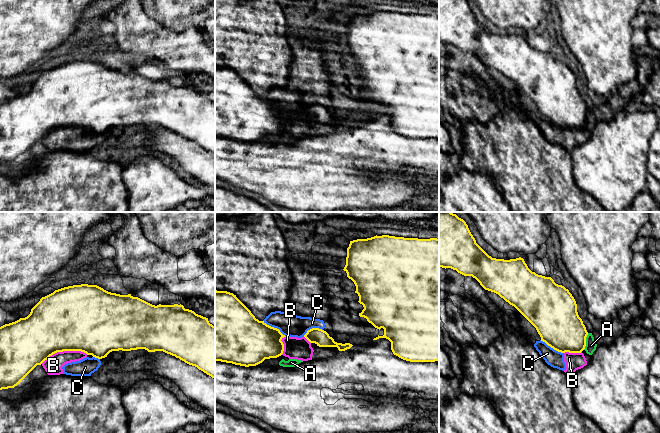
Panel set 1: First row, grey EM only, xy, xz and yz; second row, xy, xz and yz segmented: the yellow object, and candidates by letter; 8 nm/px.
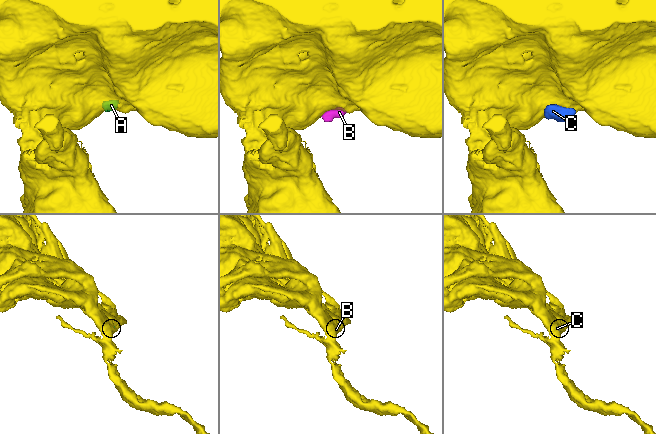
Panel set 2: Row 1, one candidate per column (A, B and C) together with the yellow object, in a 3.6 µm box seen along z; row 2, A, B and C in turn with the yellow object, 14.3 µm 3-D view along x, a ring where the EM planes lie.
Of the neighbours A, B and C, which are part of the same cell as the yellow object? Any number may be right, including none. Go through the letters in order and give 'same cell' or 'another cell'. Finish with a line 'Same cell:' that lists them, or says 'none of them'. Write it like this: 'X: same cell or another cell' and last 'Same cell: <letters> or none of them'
A: another cell
B: another cell
C: another cell
Same cell: none of them

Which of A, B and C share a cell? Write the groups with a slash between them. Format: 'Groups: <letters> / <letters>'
Groups: A B C

